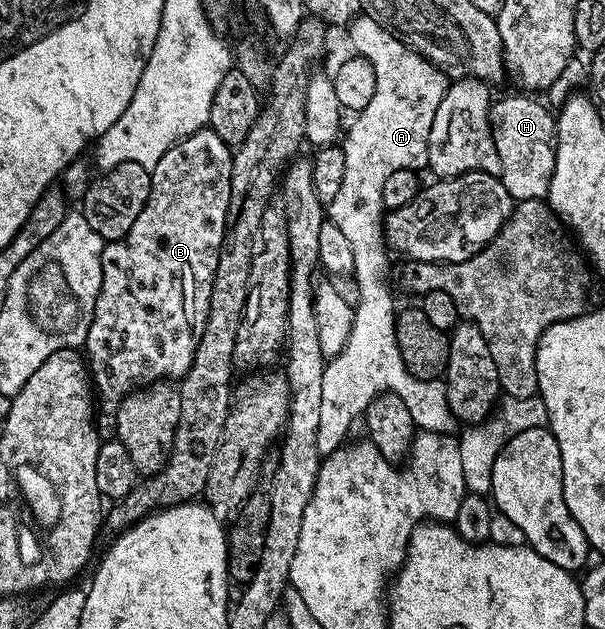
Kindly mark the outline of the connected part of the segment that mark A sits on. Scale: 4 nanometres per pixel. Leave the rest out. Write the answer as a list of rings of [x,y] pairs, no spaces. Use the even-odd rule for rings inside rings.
[[[357,16],[347,27],[346,33],[352,41],[357,55],[366,60],[374,68],[374,76],[378,76],[378,84],[374,87],[374,96],[366,108],[362,108],[355,115],[356,122],[345,131],[342,138],[341,150],[344,153],[345,175],[338,195],[327,207],[326,214],[342,231],[342,236],[350,239],[350,249],[354,252],[354,279],[356,290],[360,293],[360,303],[354,306],[354,320],[350,328],[350,336],[342,348],[342,352],[331,355],[327,359],[322,372],[322,401],[320,419],[318,419],[318,452],[321,456],[333,454],[349,439],[348,429],[357,425],[358,419],[368,409],[378,394],[389,393],[402,396],[406,408],[410,408],[410,416],[414,416],[417,431],[438,432],[439,434],[455,435],[458,423],[454,412],[450,412],[448,399],[448,383],[440,378],[422,380],[414,376],[406,368],[400,355],[398,340],[396,339],[396,315],[398,305],[388,291],[388,282],[384,277],[388,274],[389,247],[383,230],[385,215],[382,200],[382,184],[386,184],[386,176],[390,172],[399,170],[423,171],[428,165],[428,141],[430,140],[430,124],[434,124],[434,116],[438,113],[438,104],[442,104],[442,96],[450,85],[445,71],[439,69],[433,62],[427,62],[421,54],[401,42],[396,35],[390,33],[385,26],[379,26],[373,18]]]

